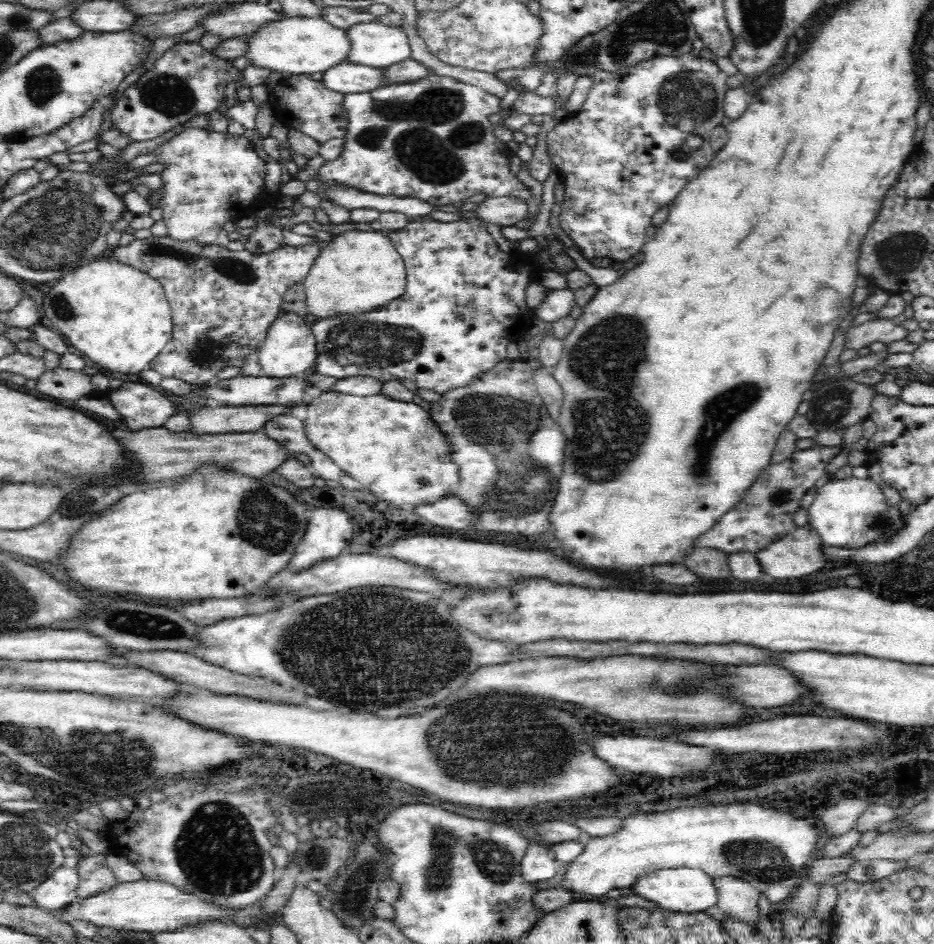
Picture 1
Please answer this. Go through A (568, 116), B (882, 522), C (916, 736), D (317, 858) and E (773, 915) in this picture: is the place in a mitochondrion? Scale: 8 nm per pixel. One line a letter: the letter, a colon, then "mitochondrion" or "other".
A: other
B: mitochondrion
C: other
D: mitochondrion
E: other

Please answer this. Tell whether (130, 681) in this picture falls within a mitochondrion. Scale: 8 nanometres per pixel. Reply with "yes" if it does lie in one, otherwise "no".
no

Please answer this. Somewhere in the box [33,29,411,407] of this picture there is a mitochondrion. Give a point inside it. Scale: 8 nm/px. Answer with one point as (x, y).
(167, 93)

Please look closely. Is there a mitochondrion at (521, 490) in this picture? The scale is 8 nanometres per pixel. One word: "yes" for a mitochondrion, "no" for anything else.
yes

